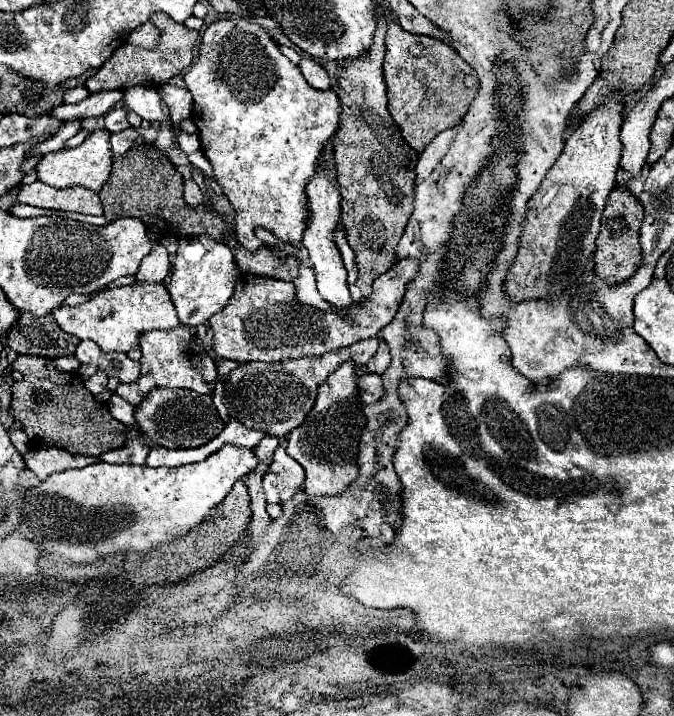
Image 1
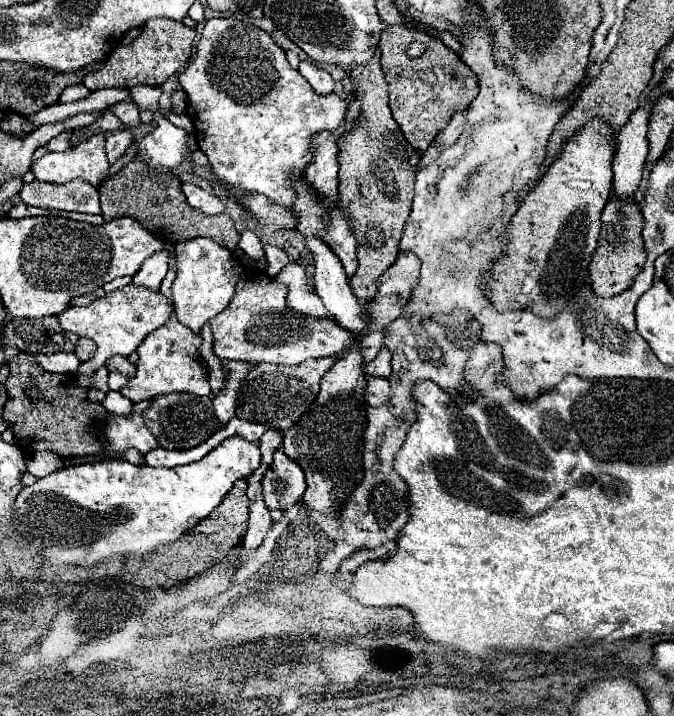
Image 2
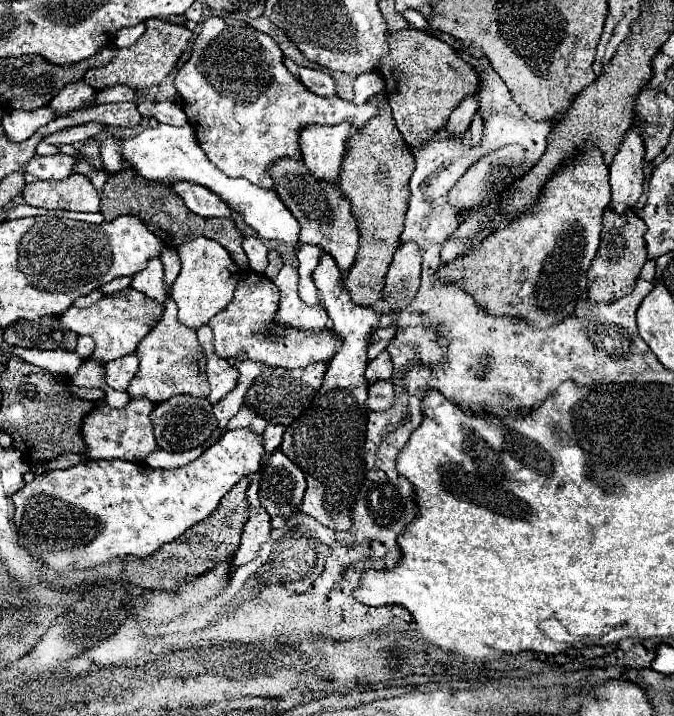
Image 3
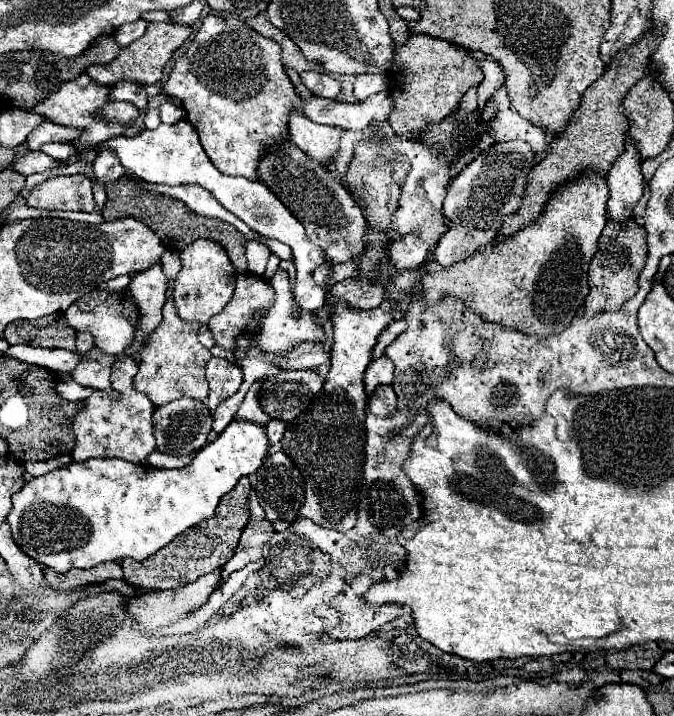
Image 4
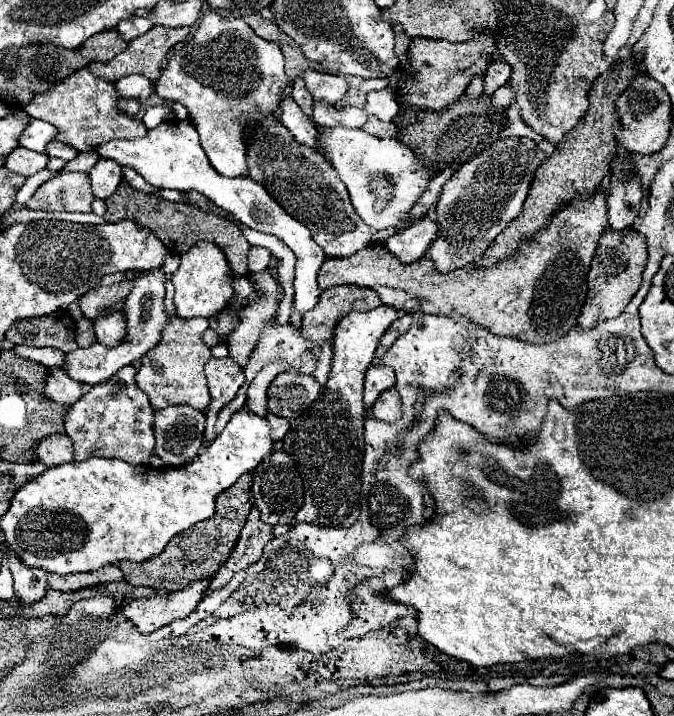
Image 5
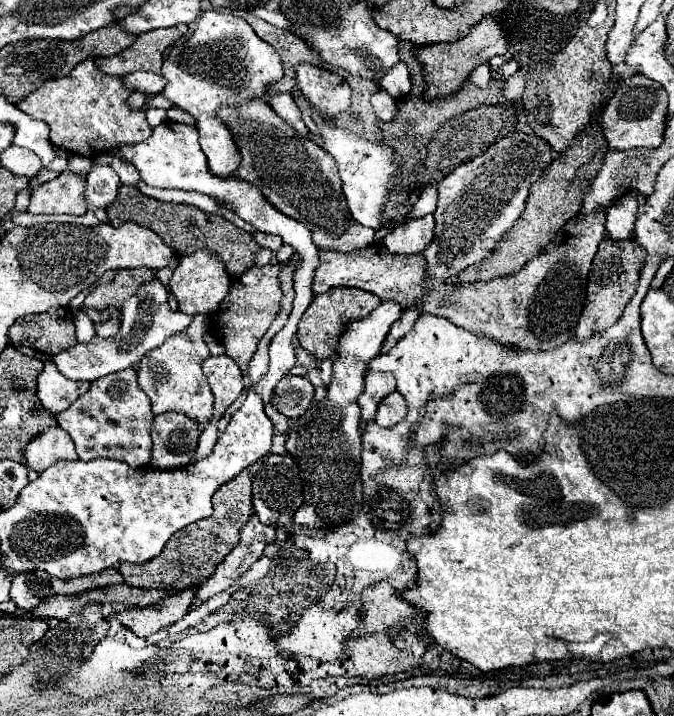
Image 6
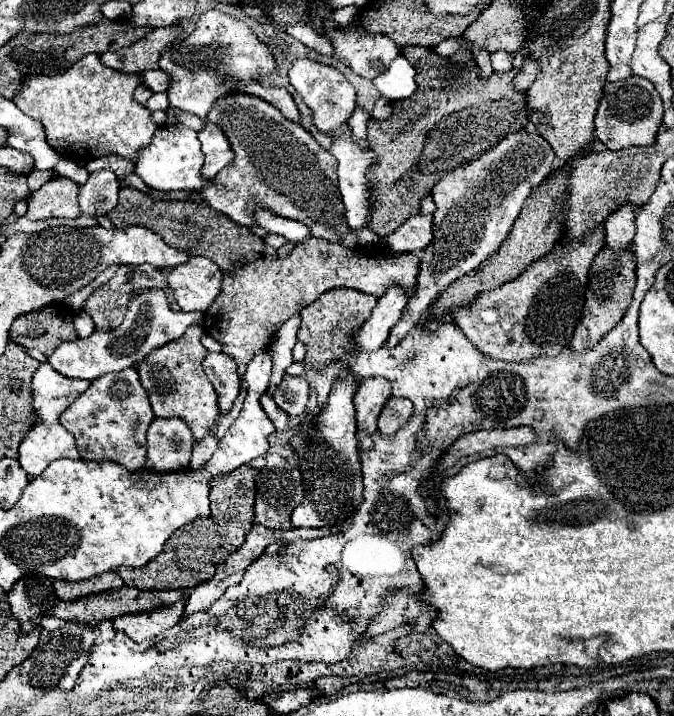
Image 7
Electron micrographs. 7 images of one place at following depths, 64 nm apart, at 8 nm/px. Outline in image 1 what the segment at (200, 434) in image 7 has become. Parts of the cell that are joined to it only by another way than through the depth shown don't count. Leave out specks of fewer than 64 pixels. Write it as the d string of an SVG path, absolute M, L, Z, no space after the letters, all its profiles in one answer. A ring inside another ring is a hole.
M178 324L176 328L170 328L170 330L156 330L150 334L142 334L142 338L140 338L140 348L142 348L140 376L132 384L118 386L118 394L124 400L128 400L132 406L138 406L142 402L142 398L148 392L152 392L154 388L186 388L186 390L194 390L198 394L208 394L210 384L204 382L200 370L192 364L192 358L194 358L192 346L194 346L194 338L192 338L190 330L182 324Z

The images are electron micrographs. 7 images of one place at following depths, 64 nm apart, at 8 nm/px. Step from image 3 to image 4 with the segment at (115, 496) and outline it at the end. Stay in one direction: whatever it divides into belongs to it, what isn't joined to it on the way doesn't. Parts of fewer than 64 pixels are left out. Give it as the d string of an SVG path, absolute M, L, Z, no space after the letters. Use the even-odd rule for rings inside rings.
M236 418L214 442L198 450L194 460L184 468L158 470L148 464L130 464L119 458L93 458L56 468L26 482L22 490L12 496L14 506L6 516L6 522L10 526L12 540L26 556L60 574L70 572L72 568L94 568L109 561L122 564L124 558L142 562L162 550L162 546L168 546L168 542L178 534L212 518L220 498L230 492L242 476L254 474L262 466L266 454L268 438L264 426Z

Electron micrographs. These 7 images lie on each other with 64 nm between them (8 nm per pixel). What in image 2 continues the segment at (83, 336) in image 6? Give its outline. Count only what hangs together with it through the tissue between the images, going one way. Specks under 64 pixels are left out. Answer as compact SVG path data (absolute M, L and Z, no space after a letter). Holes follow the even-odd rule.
M80 338L78 346L76 346L76 356L80 358L80 362L86 362L93 357L96 351L96 344L90 338Z

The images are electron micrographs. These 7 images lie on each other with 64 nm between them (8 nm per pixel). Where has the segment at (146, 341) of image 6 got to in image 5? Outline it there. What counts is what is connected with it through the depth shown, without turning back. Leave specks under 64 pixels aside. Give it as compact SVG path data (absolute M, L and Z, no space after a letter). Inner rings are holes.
M160 268L144 272L134 280L134 290L126 298L124 310L126 310L126 336L120 346L106 348L96 342L88 348L76 348L74 352L68 352L64 356L62 370L72 380L78 380L82 384L106 382L122 366L134 364L136 360L140 360L146 354L146 350L152 350L162 340L162 330L170 322L170 316L164 310L164 272Z

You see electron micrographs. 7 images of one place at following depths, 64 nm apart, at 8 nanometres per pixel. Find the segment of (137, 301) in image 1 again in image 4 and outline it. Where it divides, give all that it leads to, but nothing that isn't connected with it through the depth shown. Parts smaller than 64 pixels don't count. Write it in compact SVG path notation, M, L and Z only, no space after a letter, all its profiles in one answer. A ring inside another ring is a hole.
M130 292L112 294L102 306L96 306L92 312L82 312L76 304L66 310L66 320L78 332L90 332L96 340L96 346L106 354L118 354L130 346L130 338L134 338L134 304L130 302Z

